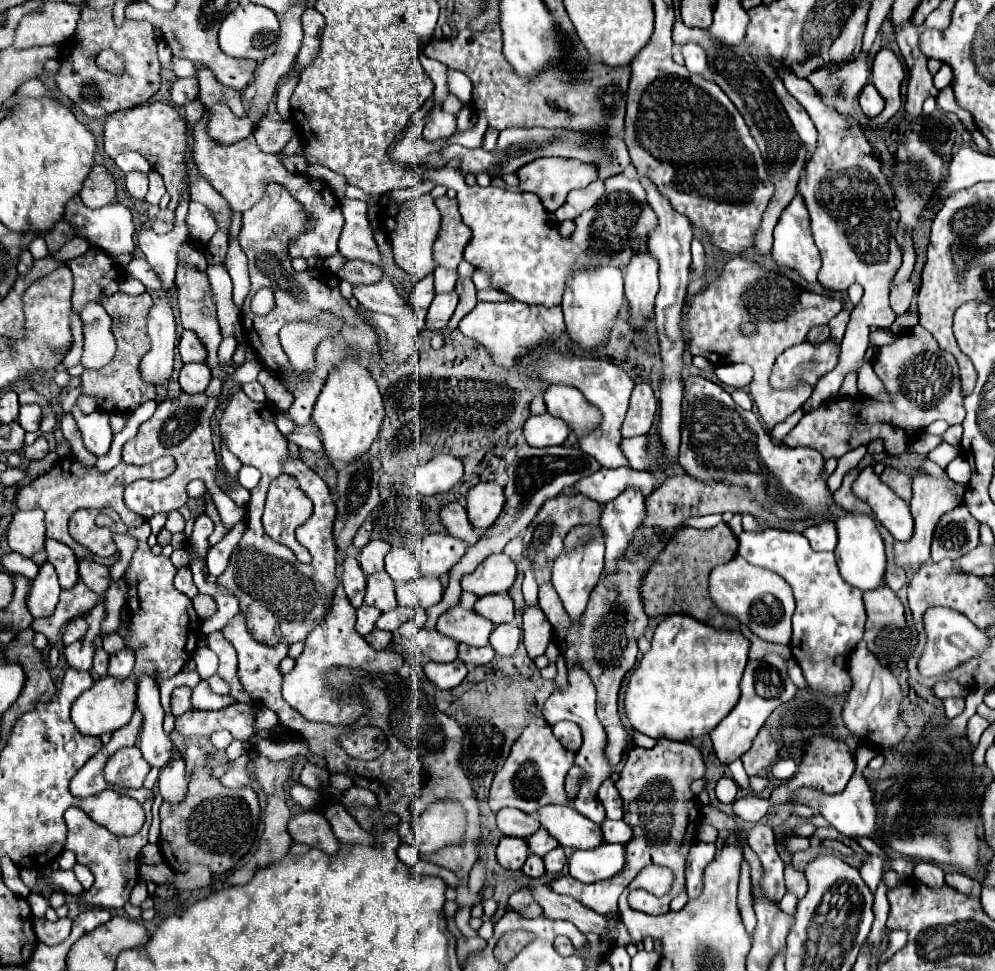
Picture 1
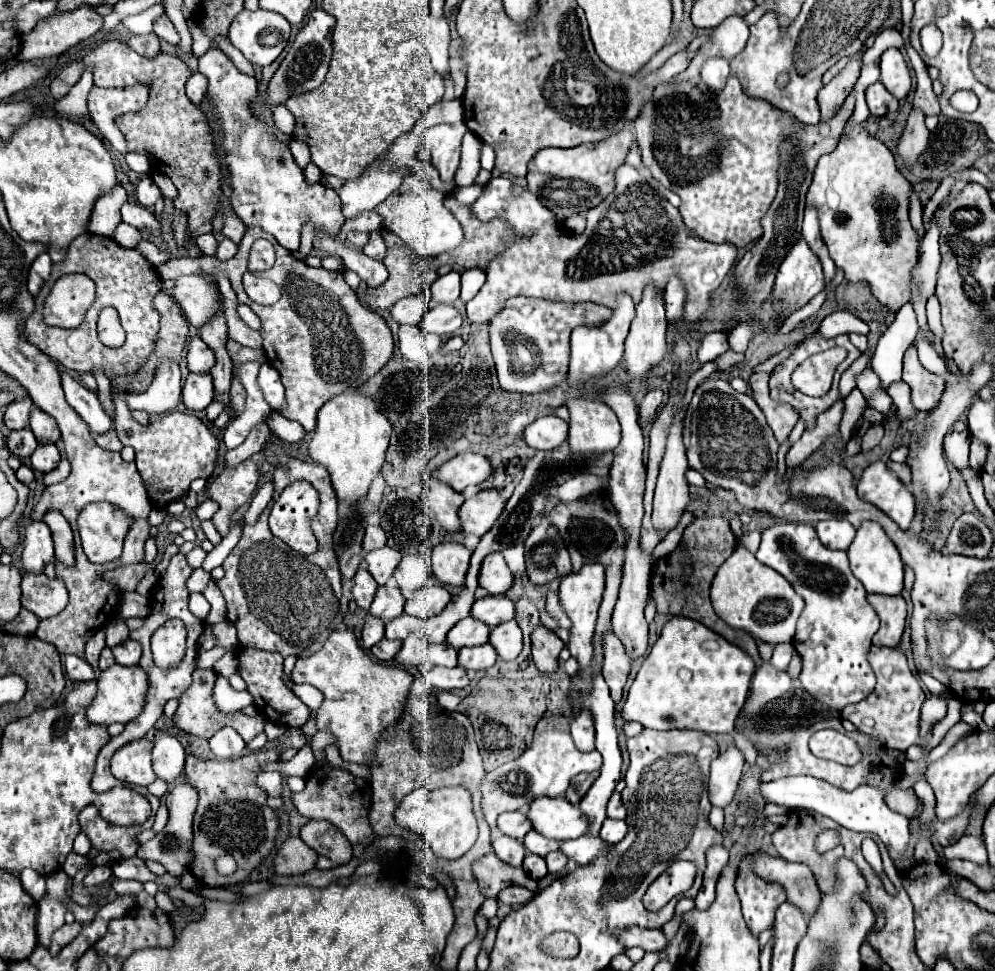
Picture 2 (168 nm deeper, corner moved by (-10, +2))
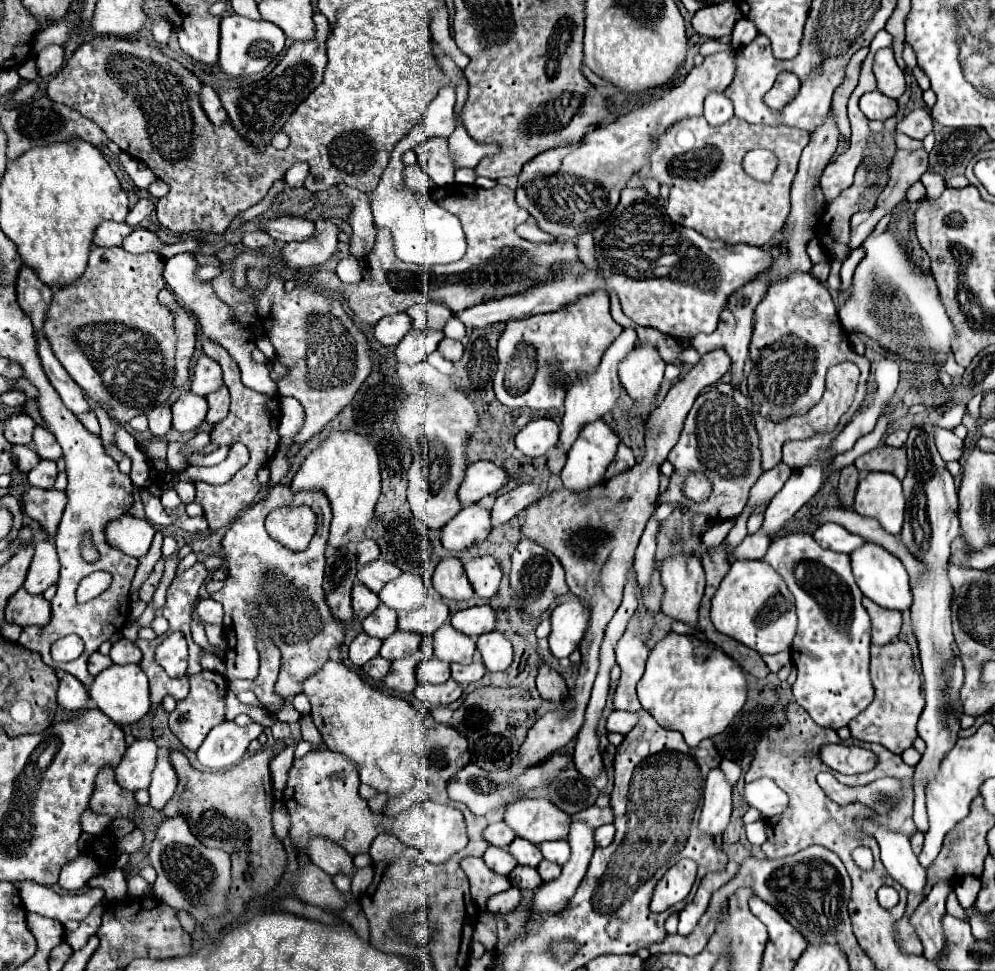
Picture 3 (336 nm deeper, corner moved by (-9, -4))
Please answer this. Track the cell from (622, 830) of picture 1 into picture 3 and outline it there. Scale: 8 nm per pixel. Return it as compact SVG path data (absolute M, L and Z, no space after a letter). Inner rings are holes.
M601 825L595 829L595 843L597 847L607 847L613 843L615 837L615 825Z

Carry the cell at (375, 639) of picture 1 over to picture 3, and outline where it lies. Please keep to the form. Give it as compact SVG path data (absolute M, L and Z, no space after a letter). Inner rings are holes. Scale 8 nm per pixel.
M375 657L375 659L371 659L369 663L363 665L365 673L371 675L373 679L383 679L389 673L389 667L391 667L391 661L383 659L383 657Z

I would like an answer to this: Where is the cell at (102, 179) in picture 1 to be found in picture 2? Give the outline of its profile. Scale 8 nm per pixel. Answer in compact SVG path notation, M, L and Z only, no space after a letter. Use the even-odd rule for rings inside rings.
M118 185L112 193L100 197L94 205L92 217L90 217L90 225L88 231L94 235L102 235L102 237L112 237L116 227L122 223L120 219L120 207L126 201L126 191Z

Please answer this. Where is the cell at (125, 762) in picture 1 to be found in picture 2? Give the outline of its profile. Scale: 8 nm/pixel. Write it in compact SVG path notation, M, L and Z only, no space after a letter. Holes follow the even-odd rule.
M136 739L120 747L112 757L112 775L124 783L150 785L156 777L150 763L152 743L148 739Z

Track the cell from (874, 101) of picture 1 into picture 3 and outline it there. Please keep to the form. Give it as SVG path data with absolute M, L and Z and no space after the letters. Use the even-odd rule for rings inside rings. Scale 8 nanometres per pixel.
M879 91L865 93L859 101L859 107L867 119L875 119L875 121L887 121L897 113L897 101L885 97Z

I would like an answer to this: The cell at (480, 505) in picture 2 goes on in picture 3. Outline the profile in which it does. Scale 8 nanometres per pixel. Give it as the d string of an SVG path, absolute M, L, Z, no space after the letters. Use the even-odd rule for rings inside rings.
M479 503L461 509L443 529L441 543L449 551L463 551L481 543L491 533L491 511Z

